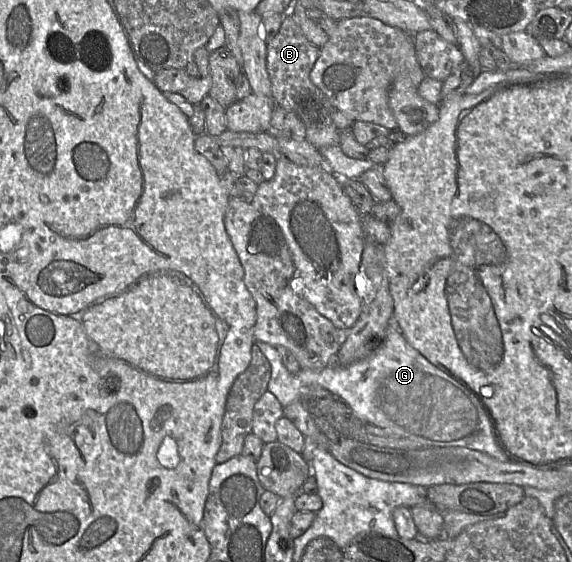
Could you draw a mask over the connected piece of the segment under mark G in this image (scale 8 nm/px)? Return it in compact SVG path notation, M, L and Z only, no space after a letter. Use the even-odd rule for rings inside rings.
M392 318L389 321L389 326L387 330L387 335L384 340L382 346L370 357L367 357L363 360L357 361L353 364L343 366L338 364L334 361L332 364L322 368L322 369L300 369L297 373L289 372L286 367L284 366L280 353L278 350L265 342L255 341L256 345L259 346L263 354L268 359L270 366L271 366L271 377L268 383L267 390L270 391L278 401L281 403L283 408L288 406L289 404L301 400L302 397L306 394L306 389L310 389L309 386L320 386L329 390L331 393L336 395L340 398L347 406L355 413L355 415L362 421L380 427L386 431L391 432L393 435L409 439L417 444L423 444L424 446L439 446L439 447L447 447L447 446L459 446L459 447L466 447L472 450L483 452L497 460L500 461L507 461L506 455L503 453L502 449L497 445L494 432L492 427L491 419L481 403L478 396L470 390L466 385L452 377L451 375L447 374L443 370L439 369L435 365L433 365L430 361L428 361L422 354L420 354L416 349L414 349L405 339L404 335L400 332L397 327L396 321Z

